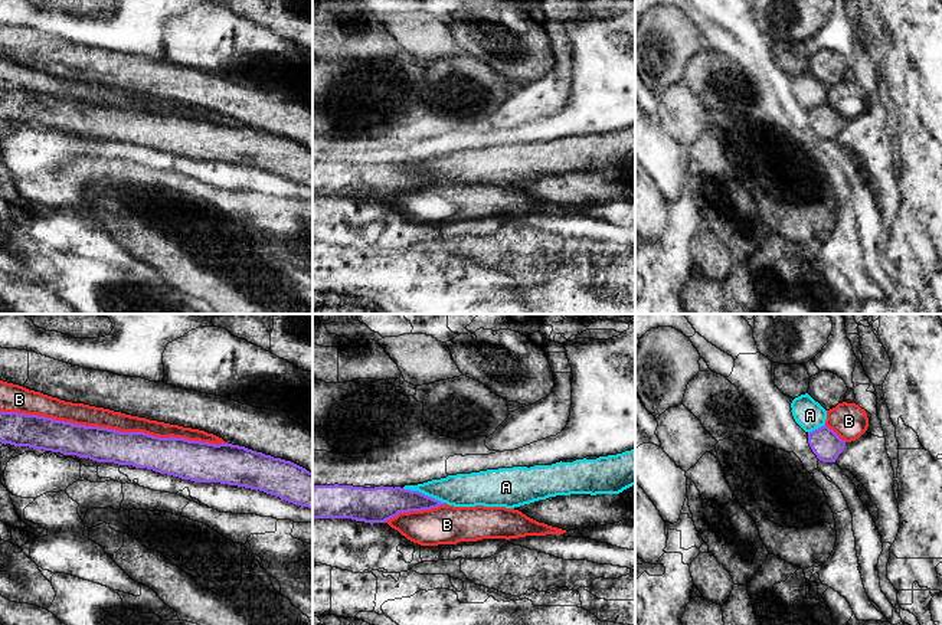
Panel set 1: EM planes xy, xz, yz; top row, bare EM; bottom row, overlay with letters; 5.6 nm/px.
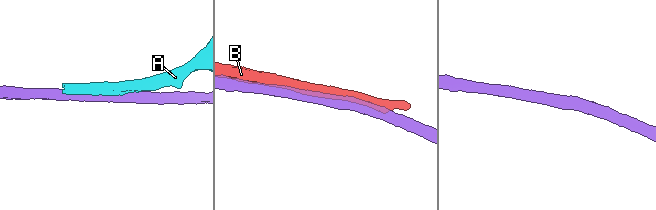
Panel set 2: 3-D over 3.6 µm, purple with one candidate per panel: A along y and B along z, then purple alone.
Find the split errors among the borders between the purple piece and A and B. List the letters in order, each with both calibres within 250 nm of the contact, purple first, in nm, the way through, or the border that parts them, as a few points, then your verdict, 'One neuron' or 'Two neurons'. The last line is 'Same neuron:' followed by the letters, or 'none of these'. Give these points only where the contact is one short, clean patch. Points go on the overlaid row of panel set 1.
A: Thickness 190 nm (purple) against 190 nm. Two neurons
B: Thickness 200 nm (purple) against 120 nm. Two neurons
Same neuron: none of these

